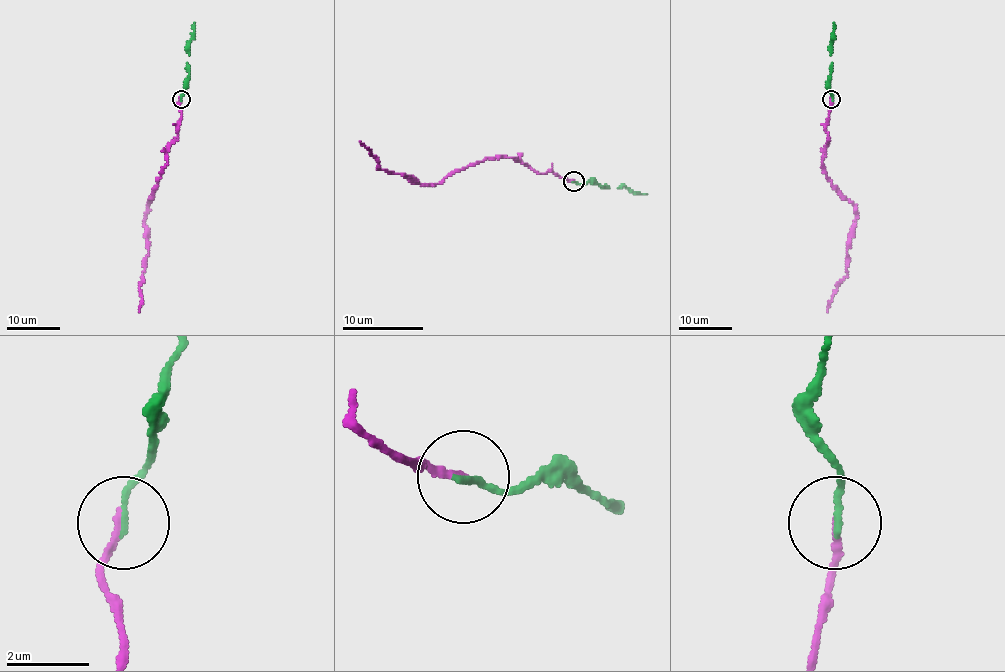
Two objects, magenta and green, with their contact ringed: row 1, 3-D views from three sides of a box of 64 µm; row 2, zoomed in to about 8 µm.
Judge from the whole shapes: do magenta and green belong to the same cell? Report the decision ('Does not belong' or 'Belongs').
Belongs

